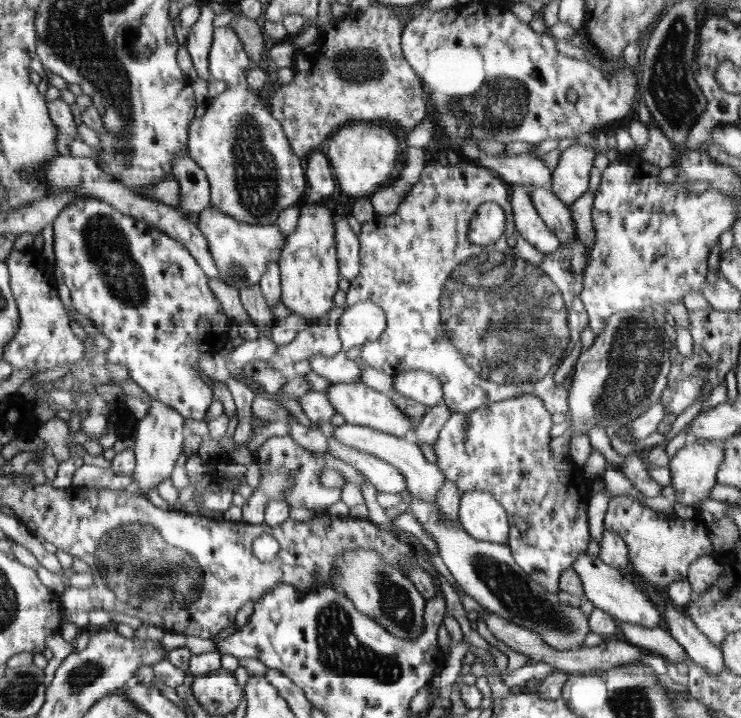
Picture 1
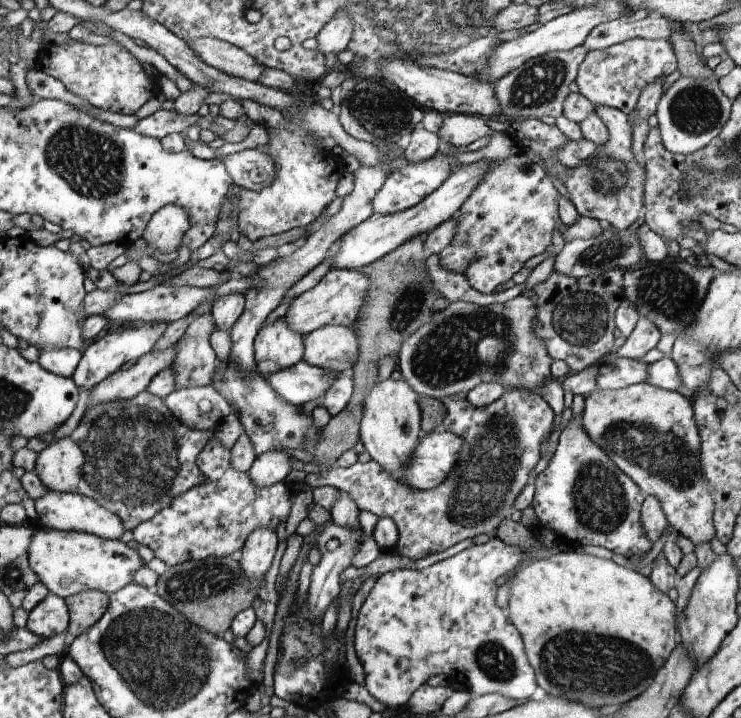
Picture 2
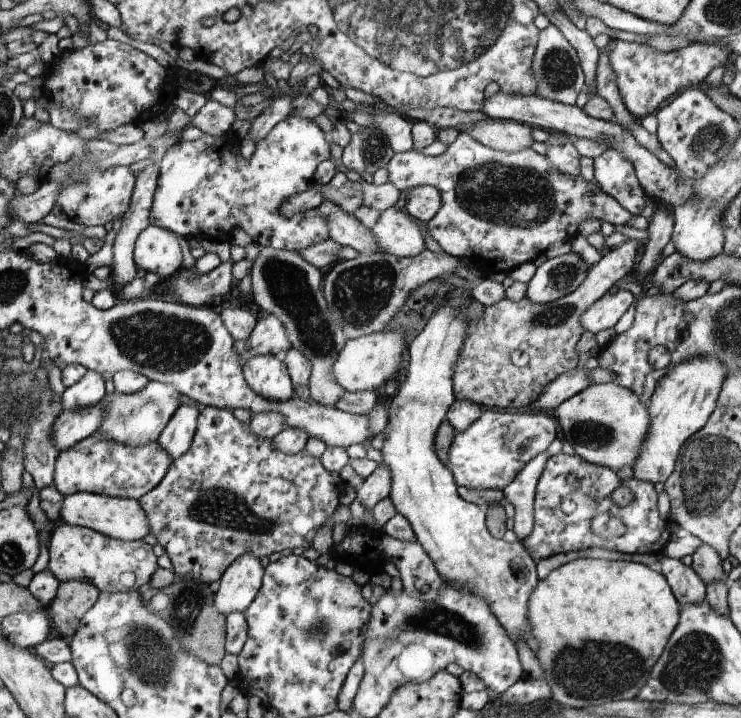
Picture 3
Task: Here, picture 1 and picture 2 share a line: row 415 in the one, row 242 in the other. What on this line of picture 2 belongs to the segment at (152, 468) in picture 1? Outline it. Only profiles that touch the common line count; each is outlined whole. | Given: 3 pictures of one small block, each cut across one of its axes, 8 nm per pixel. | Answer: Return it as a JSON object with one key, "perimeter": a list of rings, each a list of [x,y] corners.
{"perimeter":[[[167,204],[157,211],[149,220],[142,236],[147,245],[144,254],[148,256],[148,261],[153,262],[156,252],[167,254],[177,251],[191,226],[189,212],[177,204]]]}

